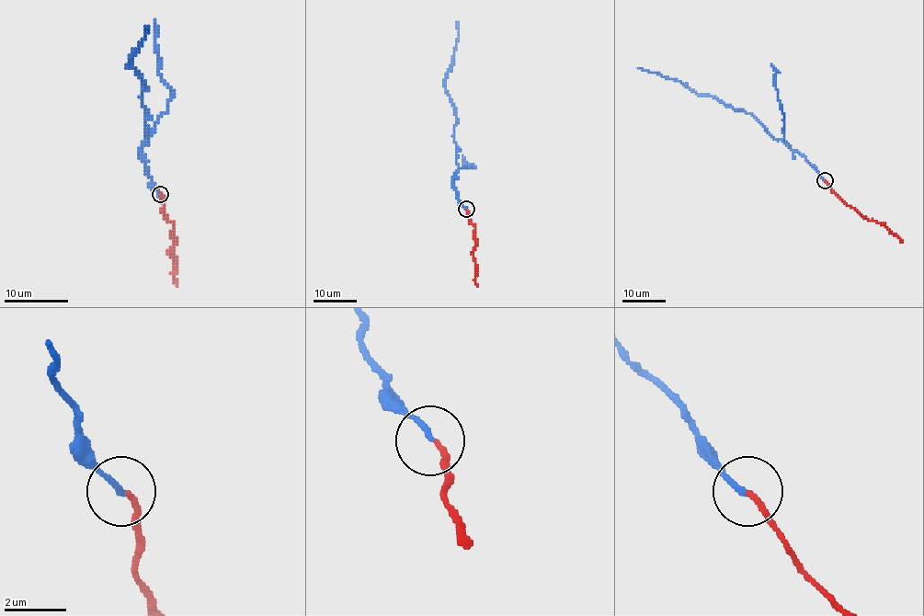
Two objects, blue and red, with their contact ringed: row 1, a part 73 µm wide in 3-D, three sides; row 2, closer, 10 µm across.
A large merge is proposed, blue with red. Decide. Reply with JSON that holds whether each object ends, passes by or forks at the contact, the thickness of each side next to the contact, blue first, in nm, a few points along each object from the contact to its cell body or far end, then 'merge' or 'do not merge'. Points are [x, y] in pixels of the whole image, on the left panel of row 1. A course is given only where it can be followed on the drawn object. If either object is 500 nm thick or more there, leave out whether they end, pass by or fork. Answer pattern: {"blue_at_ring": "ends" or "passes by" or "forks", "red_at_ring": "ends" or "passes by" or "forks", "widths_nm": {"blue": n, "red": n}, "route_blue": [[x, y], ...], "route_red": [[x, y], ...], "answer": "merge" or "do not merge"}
{"blue_at_ring": "ends", "red_at_ring": "ends", "widths_nm": {"blue": 170, "red": 160}, "route_blue": [[160, 194], [141, 155], [141, 145], [149, 134], [141, 94], [145, 85], [128, 65], [147, 33], [147, 25]], "route_red": [[160, 194], [164, 213], [175, 225], [175, 246], [170, 251], [173, 256], [173, 279], [177, 285]], "answer": "do not merge"}

